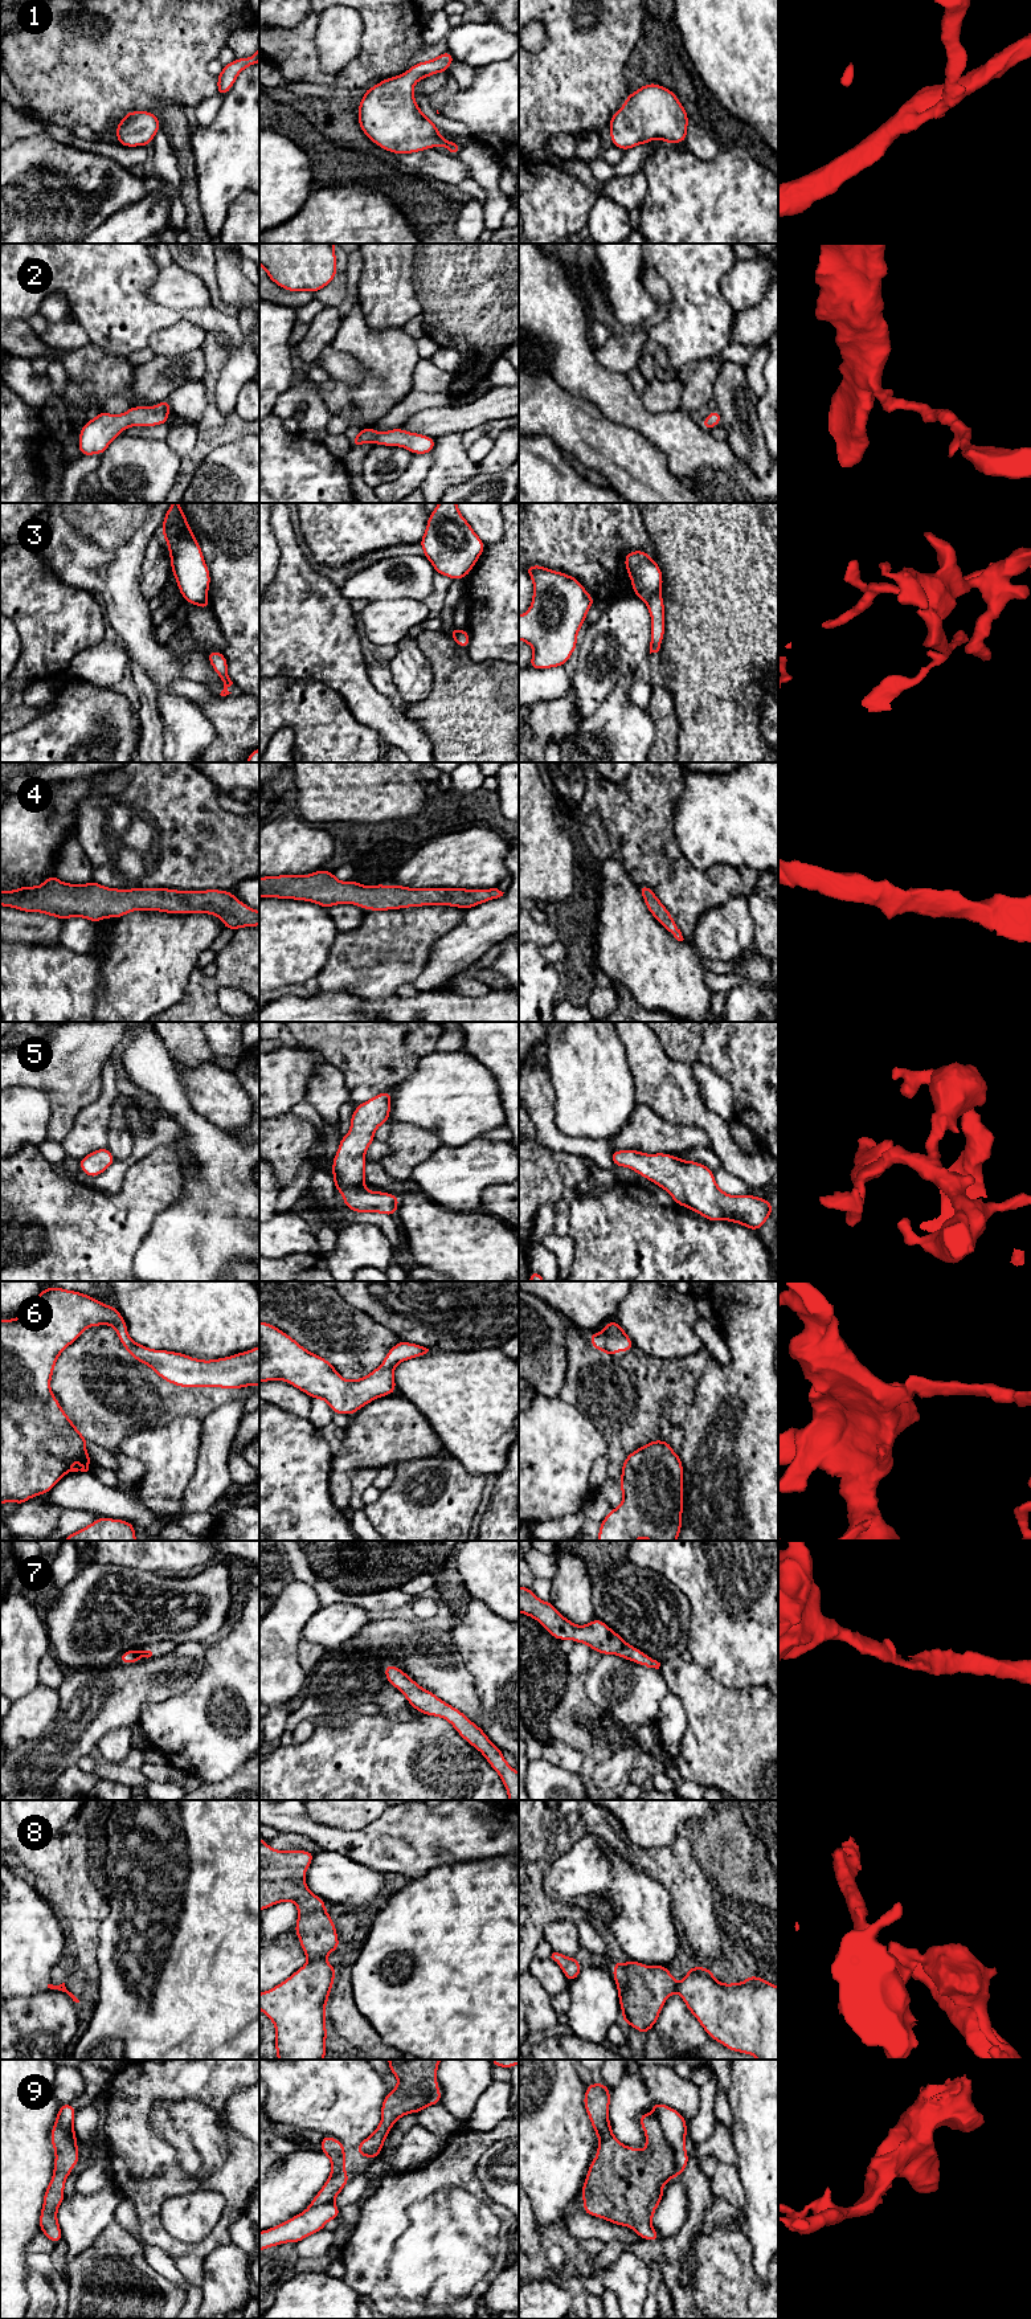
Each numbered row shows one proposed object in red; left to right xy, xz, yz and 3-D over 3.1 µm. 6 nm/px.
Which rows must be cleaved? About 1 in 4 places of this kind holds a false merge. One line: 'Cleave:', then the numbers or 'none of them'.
Cleave: 3, 8, 9

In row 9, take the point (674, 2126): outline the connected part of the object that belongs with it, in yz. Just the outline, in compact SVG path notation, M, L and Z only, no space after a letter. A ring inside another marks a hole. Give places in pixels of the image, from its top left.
M654 2102L651 2109L662 2126L663 2135L674 2148L675 2175L680 2177L690 2160L684 2147L688 2132L686 2119L679 2111L663 2103Z

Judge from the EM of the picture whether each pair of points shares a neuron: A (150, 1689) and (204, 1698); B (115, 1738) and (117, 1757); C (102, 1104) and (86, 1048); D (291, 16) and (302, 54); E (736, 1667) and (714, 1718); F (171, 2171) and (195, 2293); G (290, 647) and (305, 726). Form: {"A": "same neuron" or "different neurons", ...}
{"A": "different neurons", "B": "same neuron", "C": "different neurons", "D": "different neurons", "E": "different neurons", "F": "different neurons", "G": "different neurons"}

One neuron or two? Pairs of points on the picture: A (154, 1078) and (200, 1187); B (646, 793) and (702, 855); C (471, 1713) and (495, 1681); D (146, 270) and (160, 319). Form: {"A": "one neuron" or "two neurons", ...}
{"A": "one neuron", "B": "two neurons", "C": "two neurons", "D": "one neuron"}

